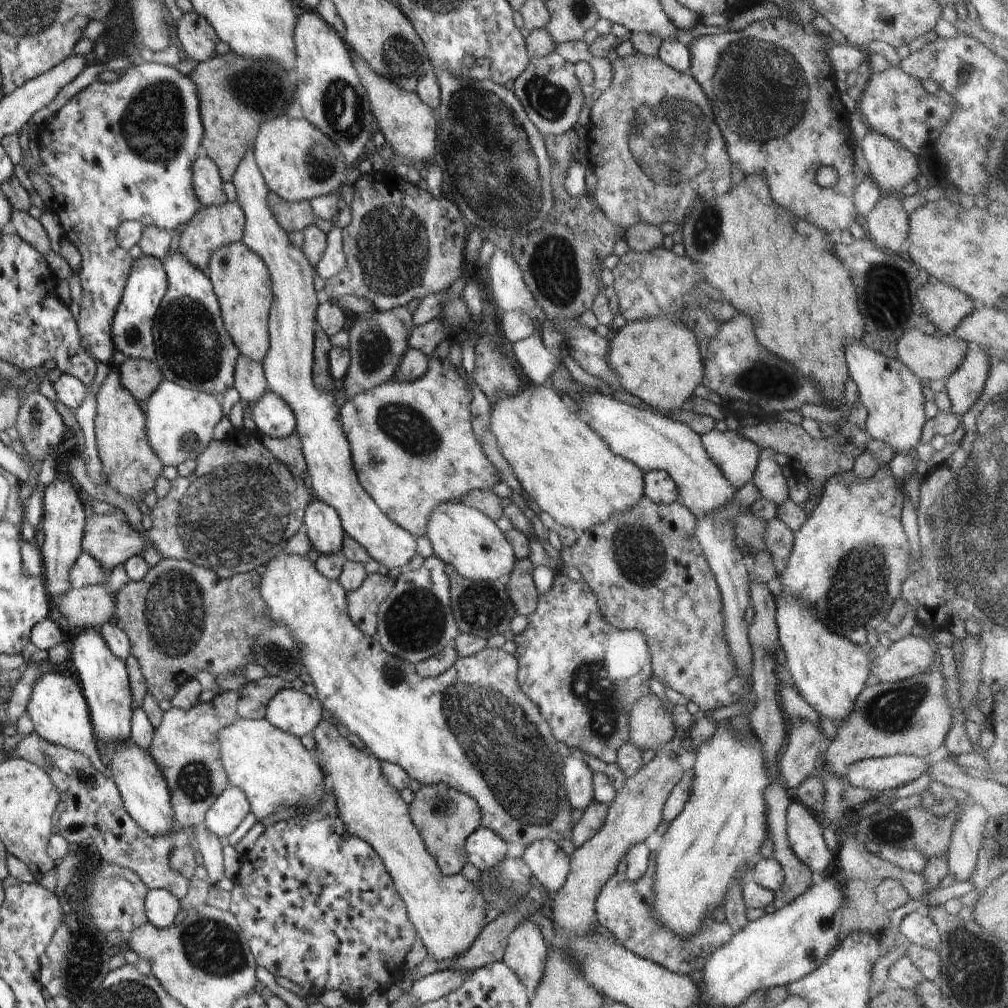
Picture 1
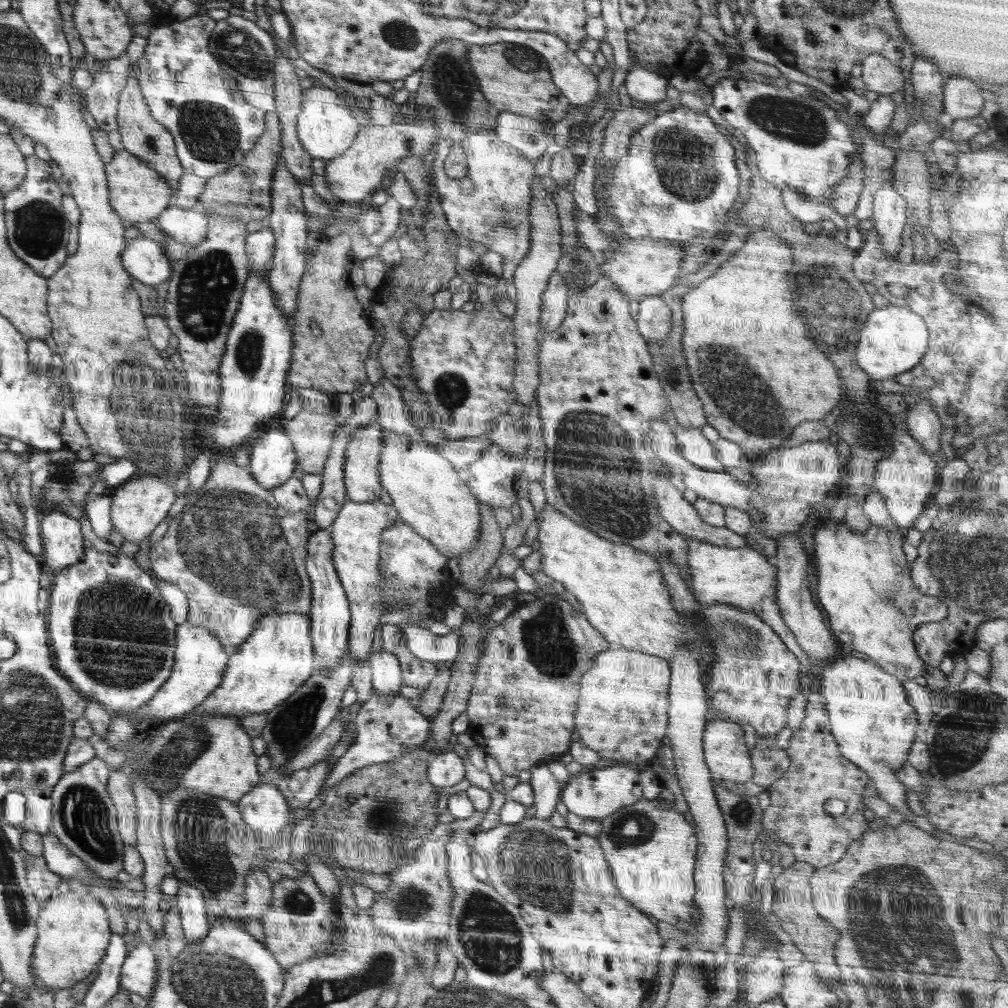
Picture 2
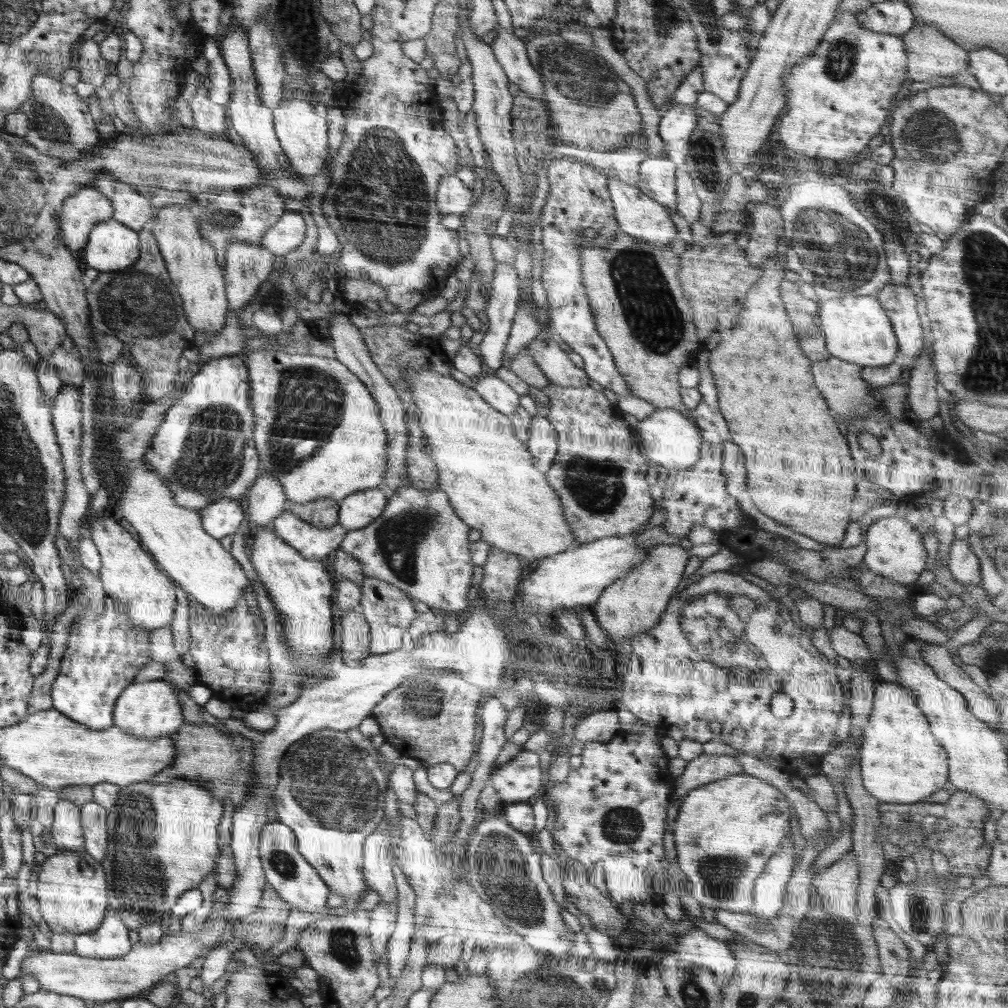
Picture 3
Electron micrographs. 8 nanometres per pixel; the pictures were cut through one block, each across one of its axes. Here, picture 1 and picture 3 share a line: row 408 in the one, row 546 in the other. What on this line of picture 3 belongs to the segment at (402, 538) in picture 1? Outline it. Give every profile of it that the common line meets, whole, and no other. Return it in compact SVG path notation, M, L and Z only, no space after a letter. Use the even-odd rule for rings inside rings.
M283 512L272 522L271 527L300 556L318 561L328 561L348 532L340 524L326 530L316 528L303 522L297 515Z

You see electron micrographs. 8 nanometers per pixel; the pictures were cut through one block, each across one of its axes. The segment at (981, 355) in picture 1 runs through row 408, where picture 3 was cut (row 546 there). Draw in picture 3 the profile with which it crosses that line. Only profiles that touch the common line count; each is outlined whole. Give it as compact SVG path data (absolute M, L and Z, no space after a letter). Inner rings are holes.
M965 539L953 540L948 570L953 579L963 586L982 588L980 562Z

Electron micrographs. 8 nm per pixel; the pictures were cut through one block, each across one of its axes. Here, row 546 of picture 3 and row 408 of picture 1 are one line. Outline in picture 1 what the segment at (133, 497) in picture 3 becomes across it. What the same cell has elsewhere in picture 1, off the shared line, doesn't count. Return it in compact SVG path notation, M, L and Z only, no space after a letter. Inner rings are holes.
M164 381L150 394L143 405L147 416L148 444L162 466L178 467L187 460L196 460L213 440L213 431L222 419L223 398L219 394L208 394L186 389L171 381Z

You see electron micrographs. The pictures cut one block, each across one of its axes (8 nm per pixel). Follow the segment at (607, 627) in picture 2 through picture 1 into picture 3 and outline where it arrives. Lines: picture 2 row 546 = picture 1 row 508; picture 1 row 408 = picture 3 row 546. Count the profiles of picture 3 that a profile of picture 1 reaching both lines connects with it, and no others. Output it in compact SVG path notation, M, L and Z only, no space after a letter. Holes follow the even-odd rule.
M403 368L401 370L403 377L409 384L409 393L412 395L413 404L417 408L417 419L419 420L422 432L425 436L425 449L429 452L429 457L436 463L437 471L439 474L439 485L442 492L448 496L448 502L454 510L455 514L465 523L468 524L470 529L480 531L481 539L486 542L490 547L498 548L504 552L514 554L520 558L526 558L526 562L538 562L546 559L548 556L553 556L557 553L562 553L569 548L577 545L575 536L568 528L568 522L564 520L562 514L562 506L558 502L558 496L554 494L554 490L548 486L546 475L542 474L535 466L535 458L530 454L525 442L522 442L514 432L514 427L511 423L511 417L495 408L492 408L474 389L472 386L460 383L451 376L442 376L433 370L419 370L416 372L411 368Z

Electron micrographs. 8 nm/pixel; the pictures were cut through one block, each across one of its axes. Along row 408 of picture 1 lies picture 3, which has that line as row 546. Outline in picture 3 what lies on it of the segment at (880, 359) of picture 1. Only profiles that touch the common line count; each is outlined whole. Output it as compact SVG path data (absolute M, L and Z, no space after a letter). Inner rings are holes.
M898 515L882 518L868 527L865 538L866 553L862 563L868 570L886 579L914 588L916 580L926 570L927 552L922 535L912 524Z

